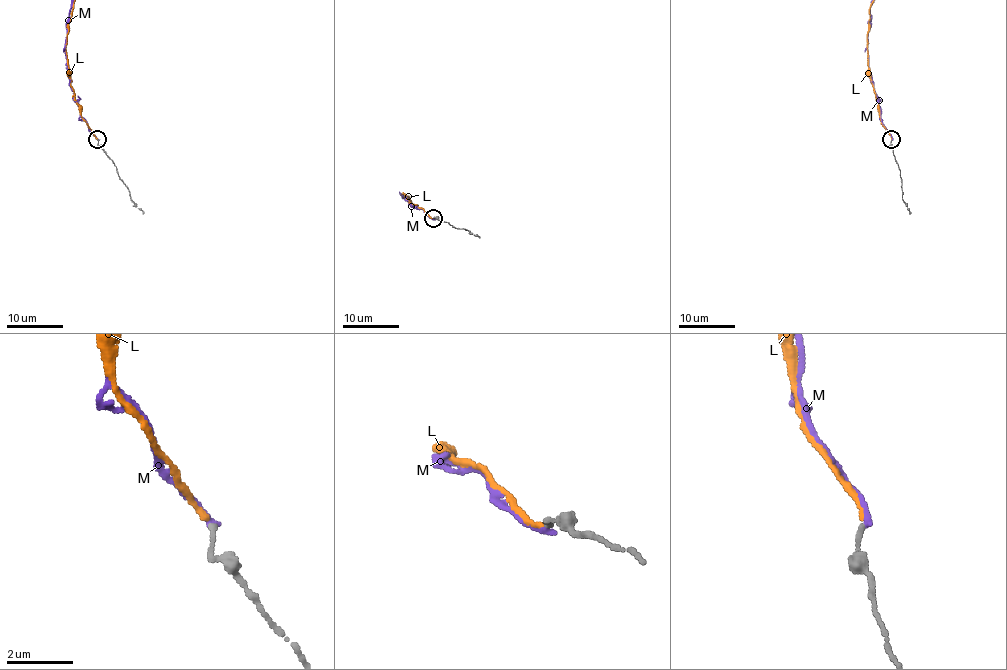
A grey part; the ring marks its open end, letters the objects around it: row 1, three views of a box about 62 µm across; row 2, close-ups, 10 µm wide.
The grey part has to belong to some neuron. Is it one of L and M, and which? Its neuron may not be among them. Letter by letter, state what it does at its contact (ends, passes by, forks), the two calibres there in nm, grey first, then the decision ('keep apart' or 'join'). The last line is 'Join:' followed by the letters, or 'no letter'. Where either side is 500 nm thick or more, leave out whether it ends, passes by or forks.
L: it ends there; 140 nm thick on the grey side, 130 nm on the other; join
M: it ends there; 150 nm thick on the grey side, 160 nm on the other; keep apart
Join: L

